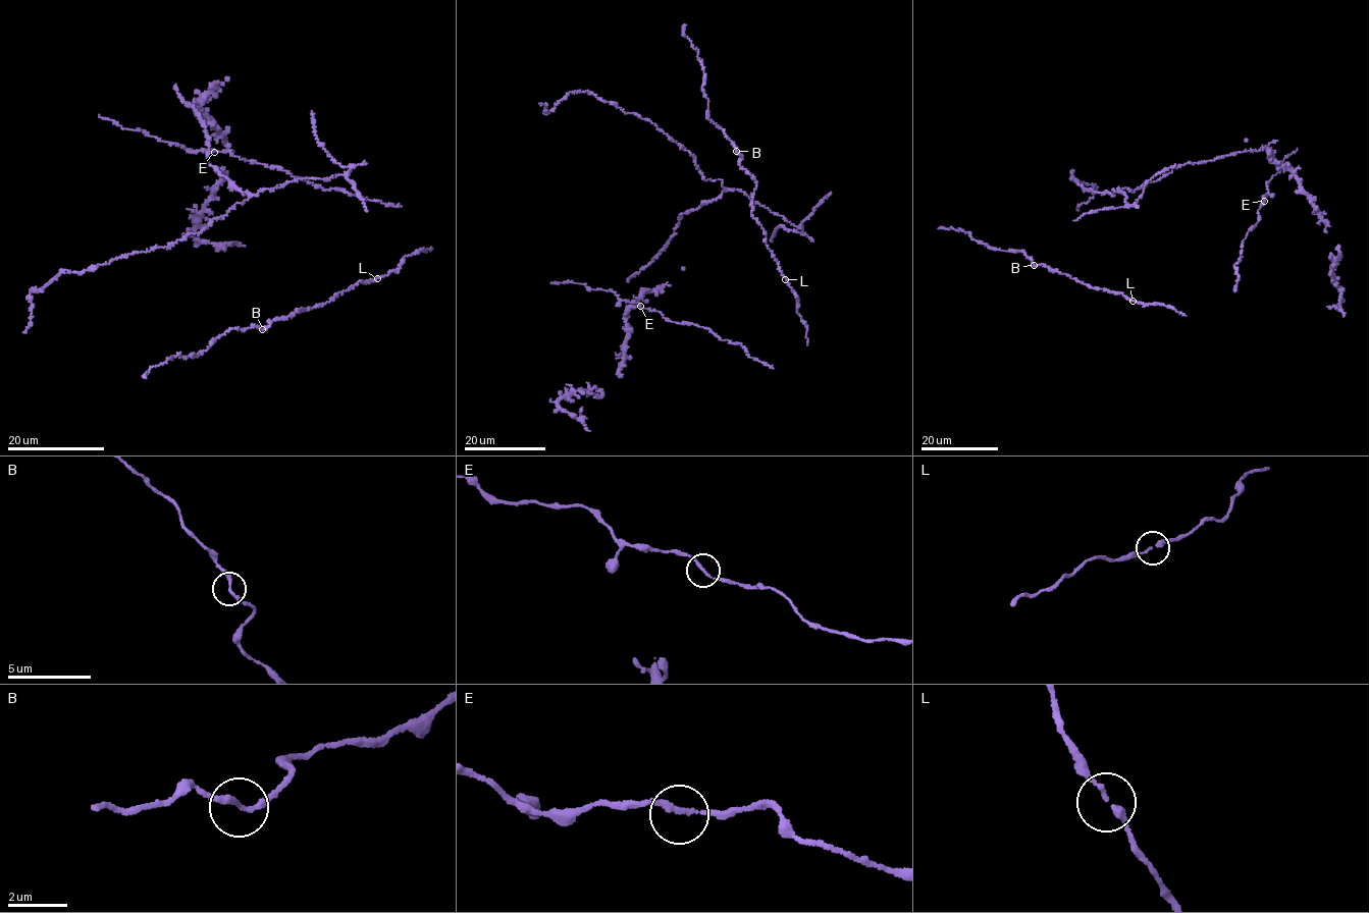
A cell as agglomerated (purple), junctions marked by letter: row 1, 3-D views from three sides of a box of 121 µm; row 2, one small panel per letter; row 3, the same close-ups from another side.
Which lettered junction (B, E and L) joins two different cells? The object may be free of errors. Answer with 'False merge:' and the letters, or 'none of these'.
False merge: none of these

